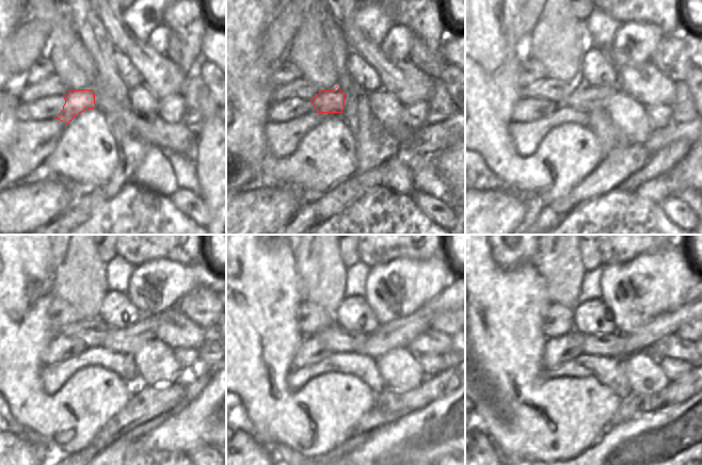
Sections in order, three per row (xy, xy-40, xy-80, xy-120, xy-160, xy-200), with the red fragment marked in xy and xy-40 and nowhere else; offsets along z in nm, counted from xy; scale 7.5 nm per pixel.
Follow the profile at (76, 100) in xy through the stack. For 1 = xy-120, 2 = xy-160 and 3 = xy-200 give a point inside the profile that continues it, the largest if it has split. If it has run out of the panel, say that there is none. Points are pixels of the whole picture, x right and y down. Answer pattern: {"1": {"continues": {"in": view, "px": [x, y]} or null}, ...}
{"1": {"continues": {"in": "xy-120", "px": [128, 340]}}, "2": {"continues": {"in": "xy-160", "px": [399, 333]}}, "3": {"continues": {"in": "xy-200", "px": [669, 322]}}}

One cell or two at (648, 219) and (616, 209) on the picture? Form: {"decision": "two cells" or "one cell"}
{"decision": "one cell"}

